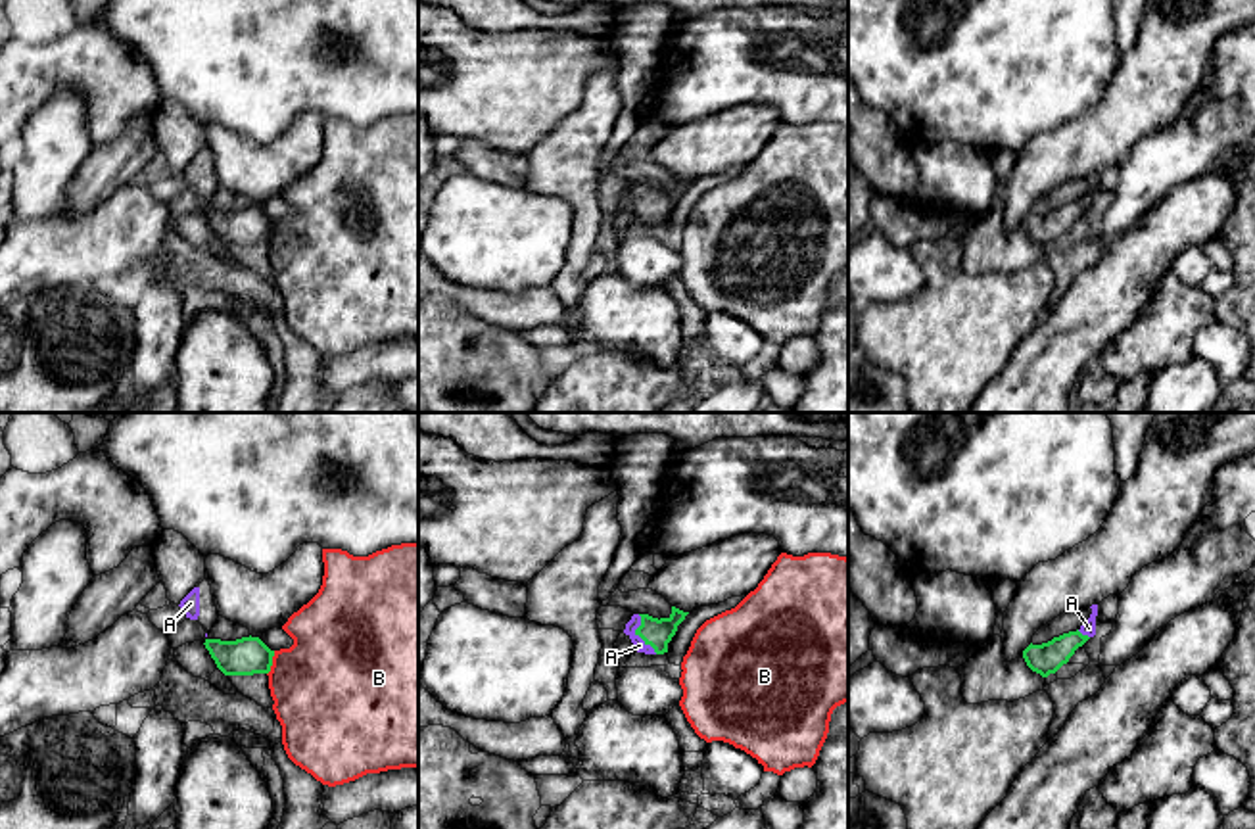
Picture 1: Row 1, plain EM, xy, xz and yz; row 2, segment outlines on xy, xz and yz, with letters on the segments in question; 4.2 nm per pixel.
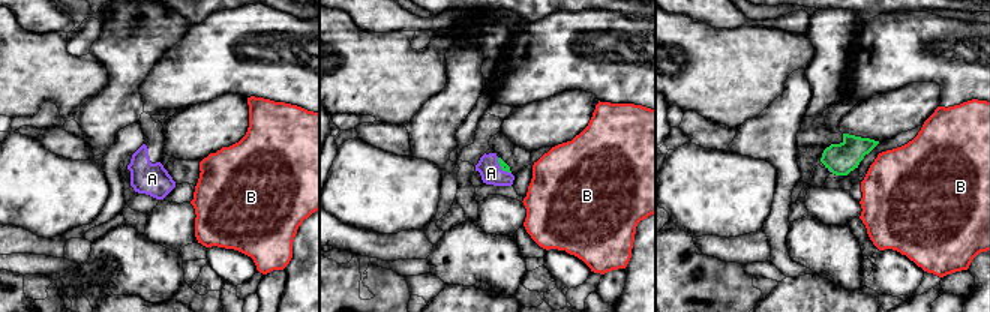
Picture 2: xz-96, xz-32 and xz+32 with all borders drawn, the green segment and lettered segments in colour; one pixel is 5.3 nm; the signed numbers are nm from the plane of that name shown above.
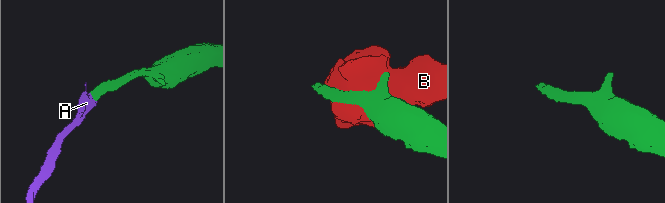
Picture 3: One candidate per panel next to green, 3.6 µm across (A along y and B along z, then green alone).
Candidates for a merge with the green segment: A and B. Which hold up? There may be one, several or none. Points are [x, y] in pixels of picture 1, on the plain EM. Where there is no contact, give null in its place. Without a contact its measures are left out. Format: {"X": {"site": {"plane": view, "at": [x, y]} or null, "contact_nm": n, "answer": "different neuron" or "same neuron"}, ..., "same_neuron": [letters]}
{"A": {"site": {"plane": "xz", "at": [638, 204]}, "contact_nm": 190, "answer": "same neuron"}, "B": {"site": {"plane": "xy", "at": [271, 233]}, "contact_nm": 110, "answer": "different neuron"}, "same_neuron": ["A"]}

